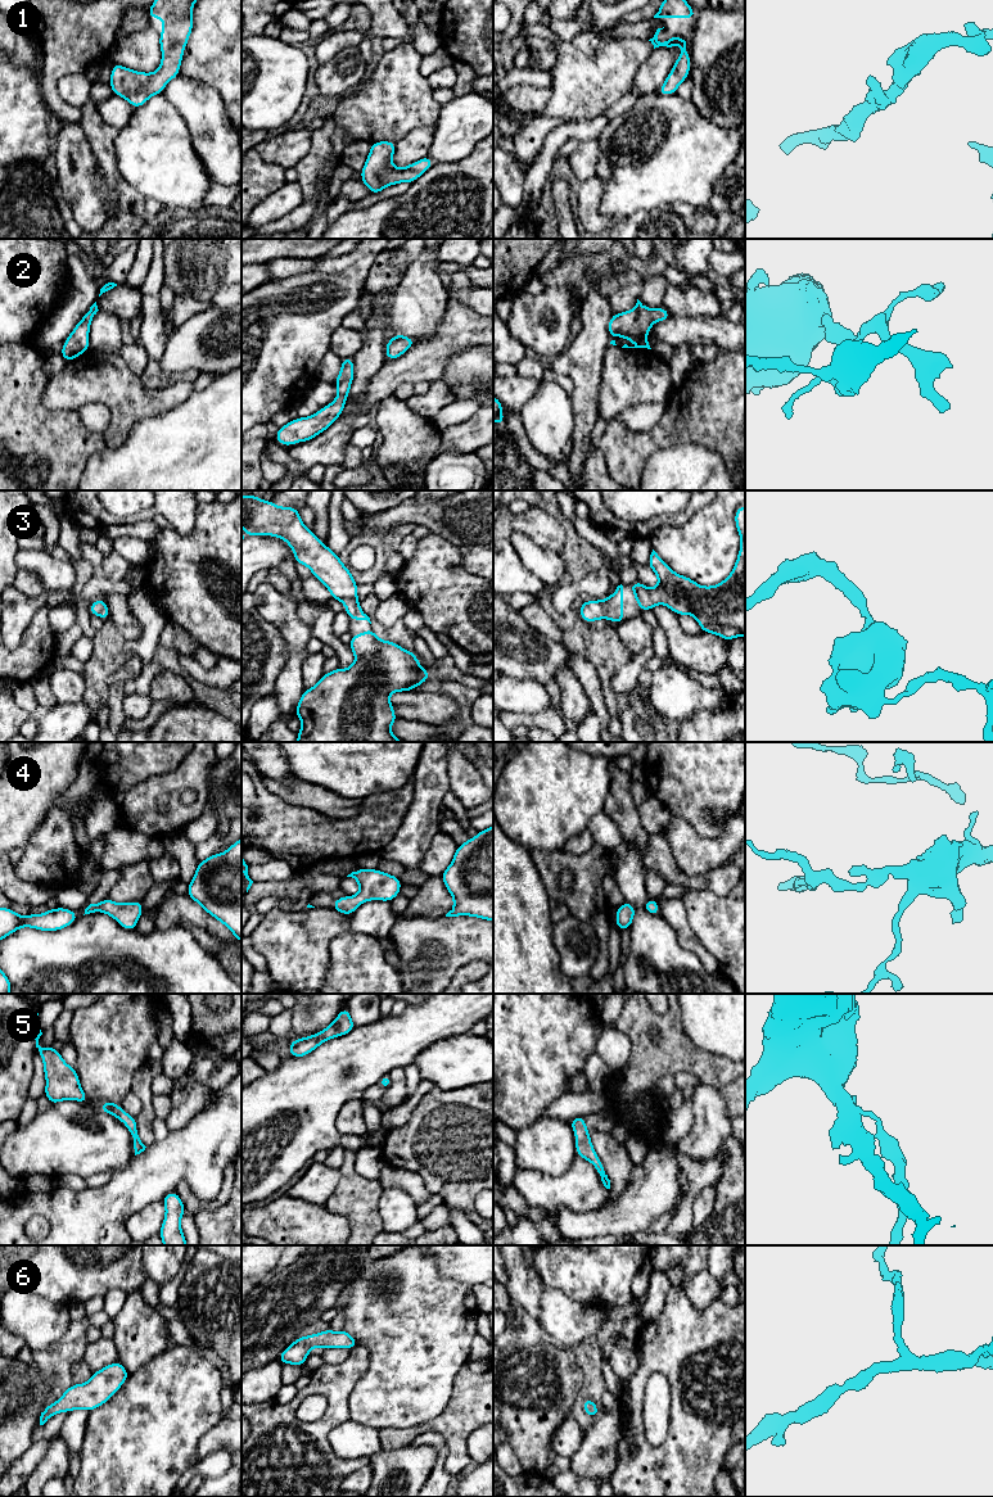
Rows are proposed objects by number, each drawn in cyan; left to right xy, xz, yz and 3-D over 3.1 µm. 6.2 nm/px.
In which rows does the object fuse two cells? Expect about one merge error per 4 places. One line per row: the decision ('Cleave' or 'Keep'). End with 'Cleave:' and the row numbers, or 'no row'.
1: Keep
2: Keep
3: Keep
4: Keep
5: Keep
6: Keep
Cleave: no row

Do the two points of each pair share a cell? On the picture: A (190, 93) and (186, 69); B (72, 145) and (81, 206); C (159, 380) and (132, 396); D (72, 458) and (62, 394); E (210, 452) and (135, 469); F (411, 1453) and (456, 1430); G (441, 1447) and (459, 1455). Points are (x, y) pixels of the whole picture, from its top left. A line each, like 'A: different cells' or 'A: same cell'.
A: different cells
B: same cell
C: different cells
D: different cells
E: same cell
F: different cells
G: different cells

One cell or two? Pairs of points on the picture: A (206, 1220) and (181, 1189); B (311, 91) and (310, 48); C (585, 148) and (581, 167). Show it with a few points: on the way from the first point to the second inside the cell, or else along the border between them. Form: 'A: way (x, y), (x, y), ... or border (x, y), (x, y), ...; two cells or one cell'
A: border (228, 1201), (212, 1210), (201, 1210), (194, 1216); two cells
B: way (311, 81), (311, 58); one cell
C: way (585, 153), (583, 162); one cell

